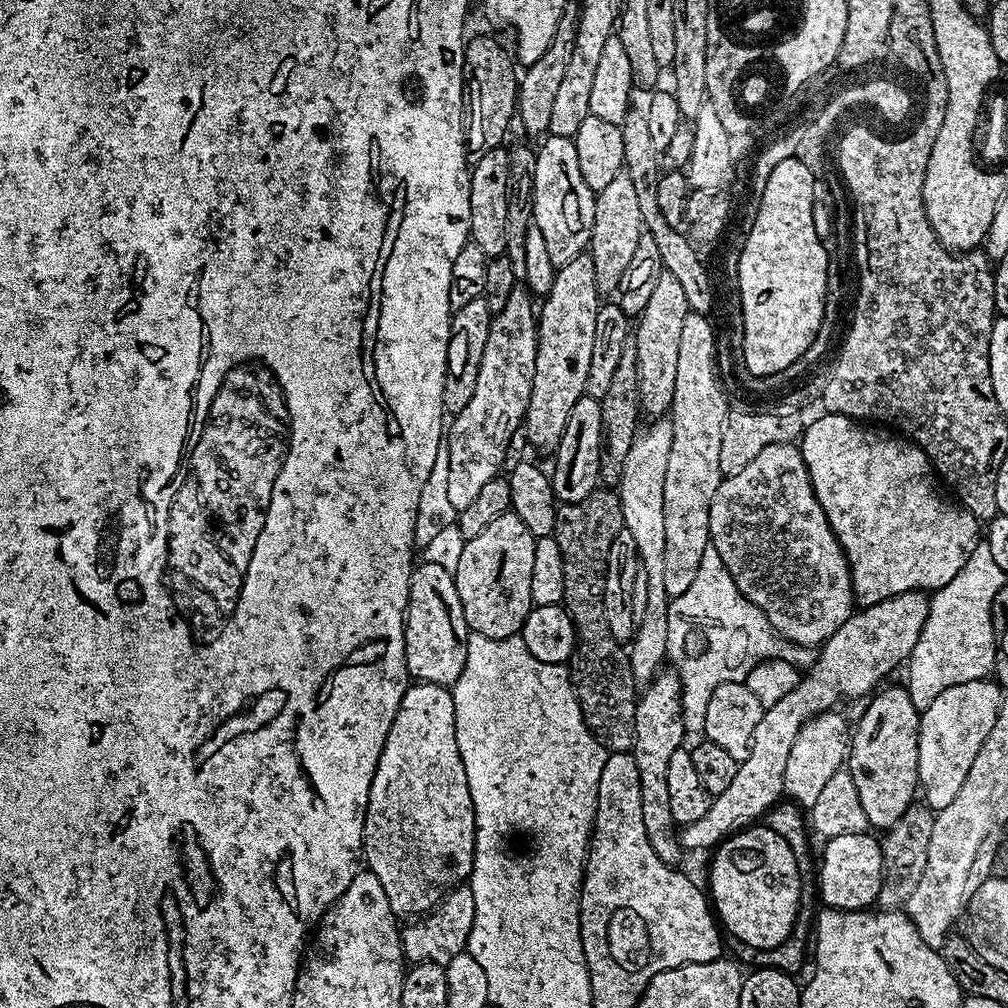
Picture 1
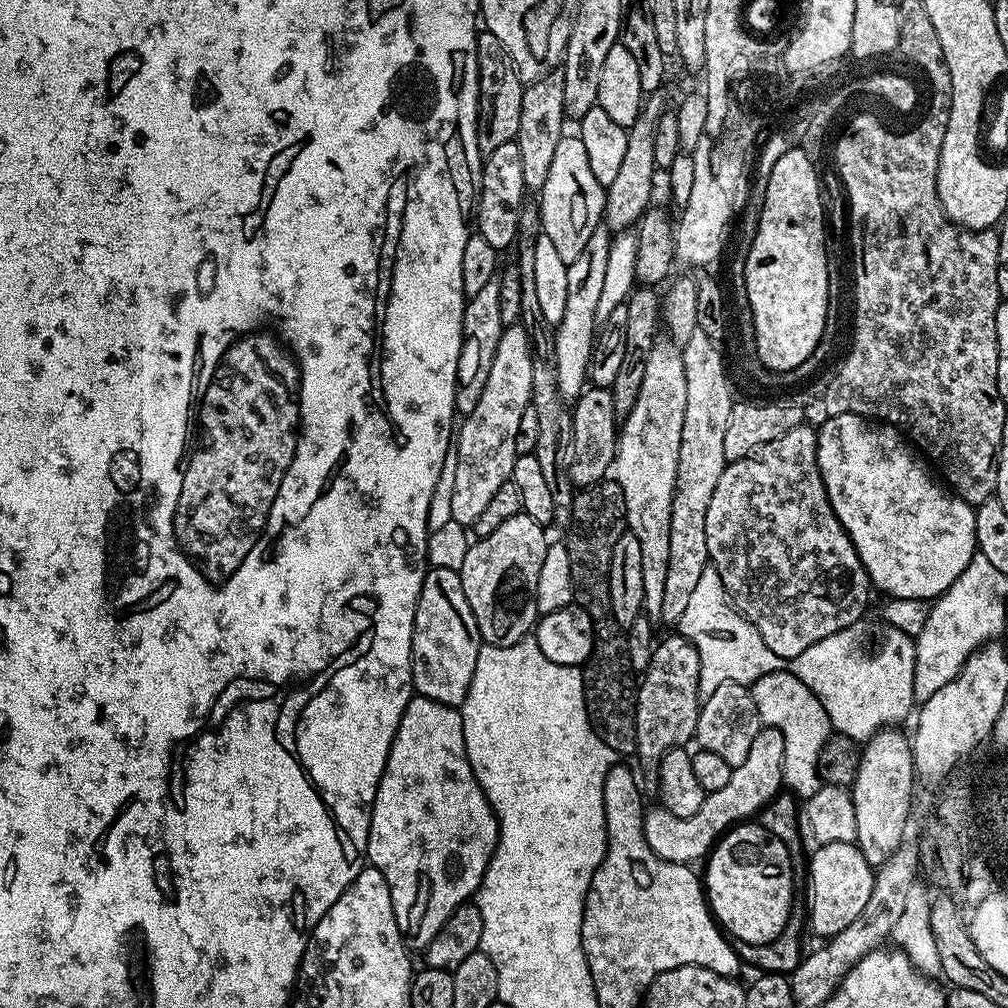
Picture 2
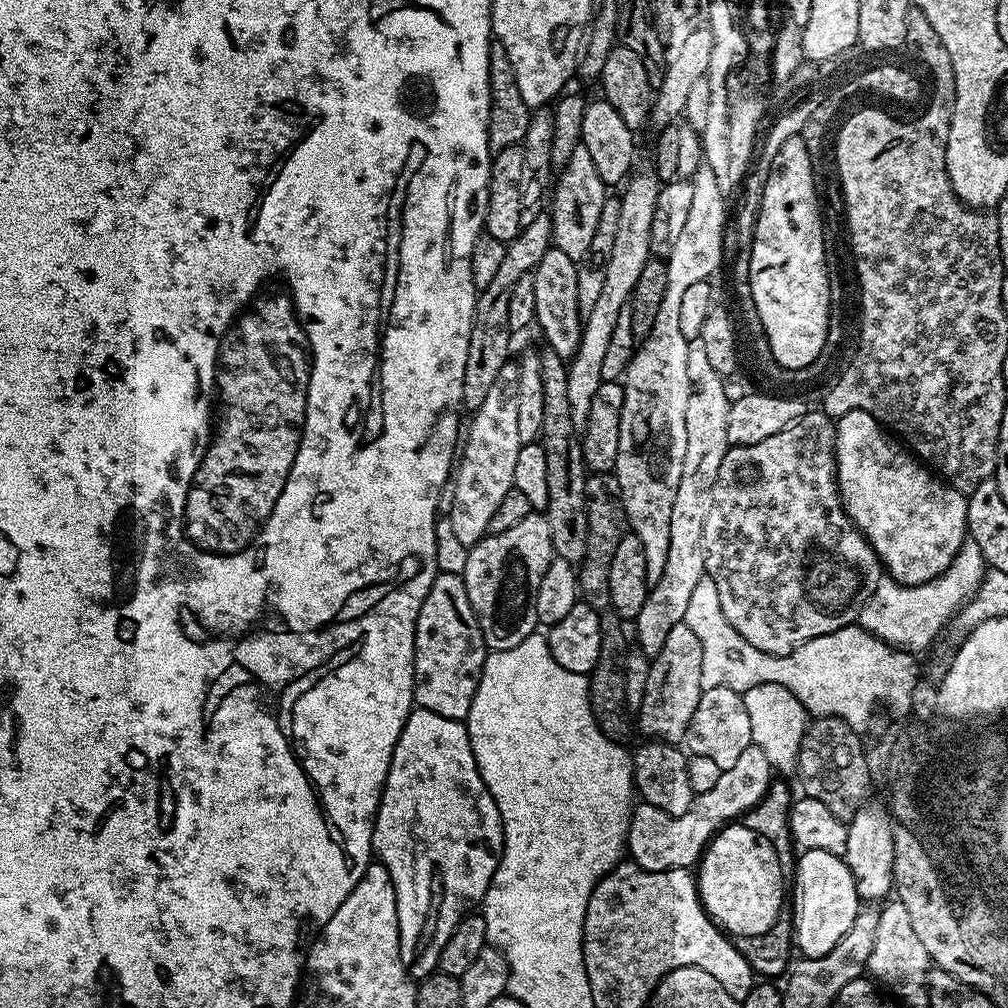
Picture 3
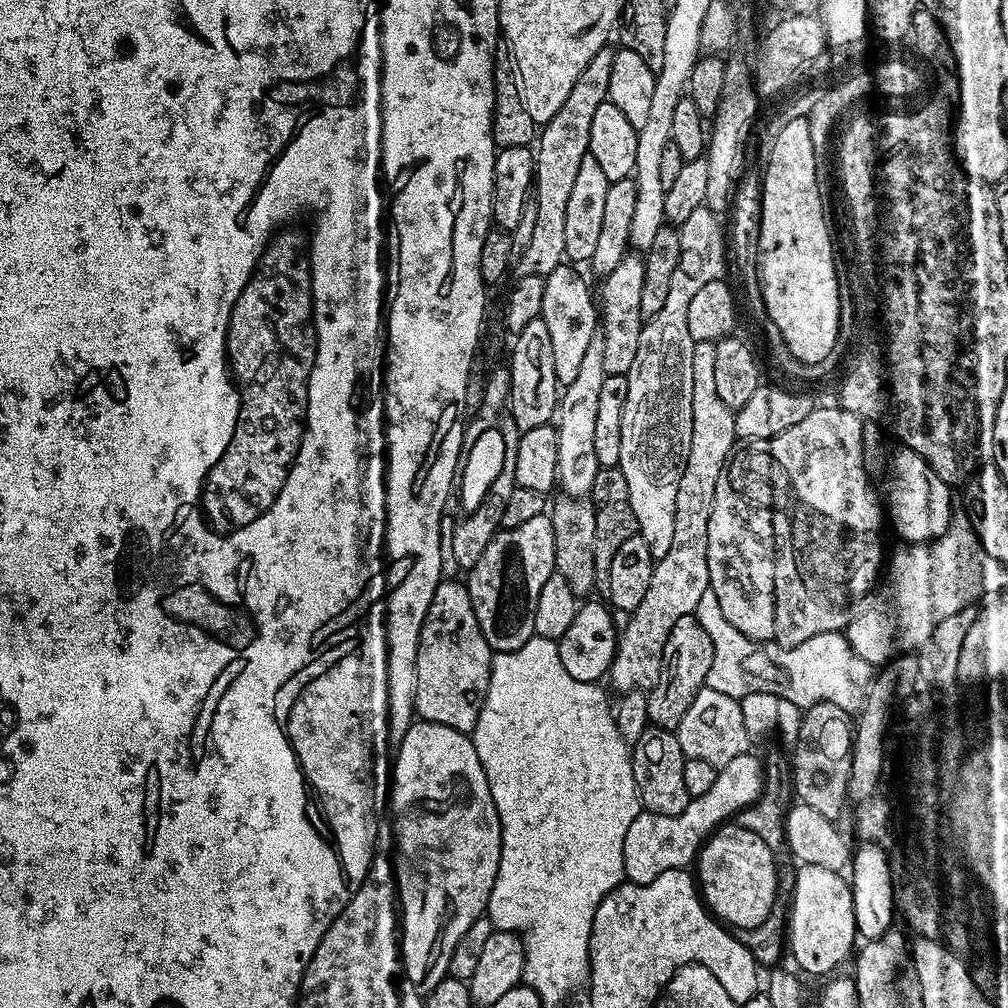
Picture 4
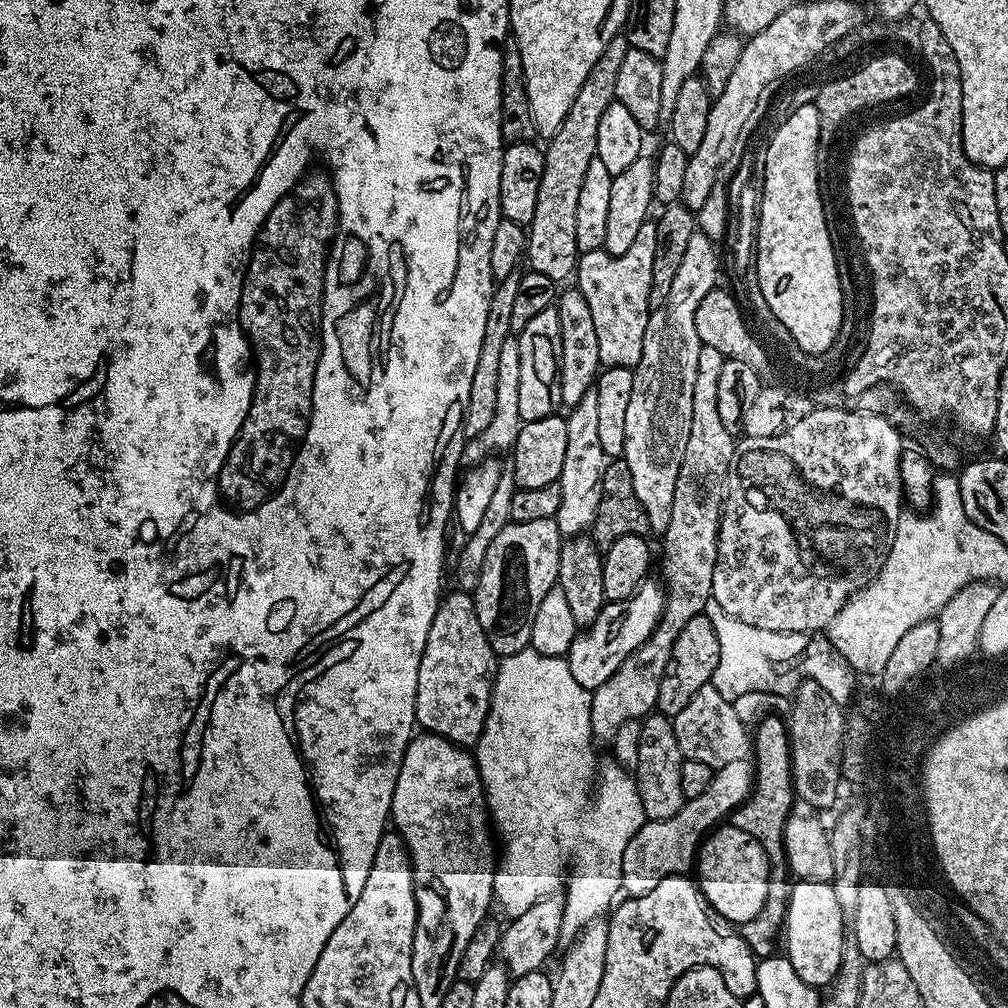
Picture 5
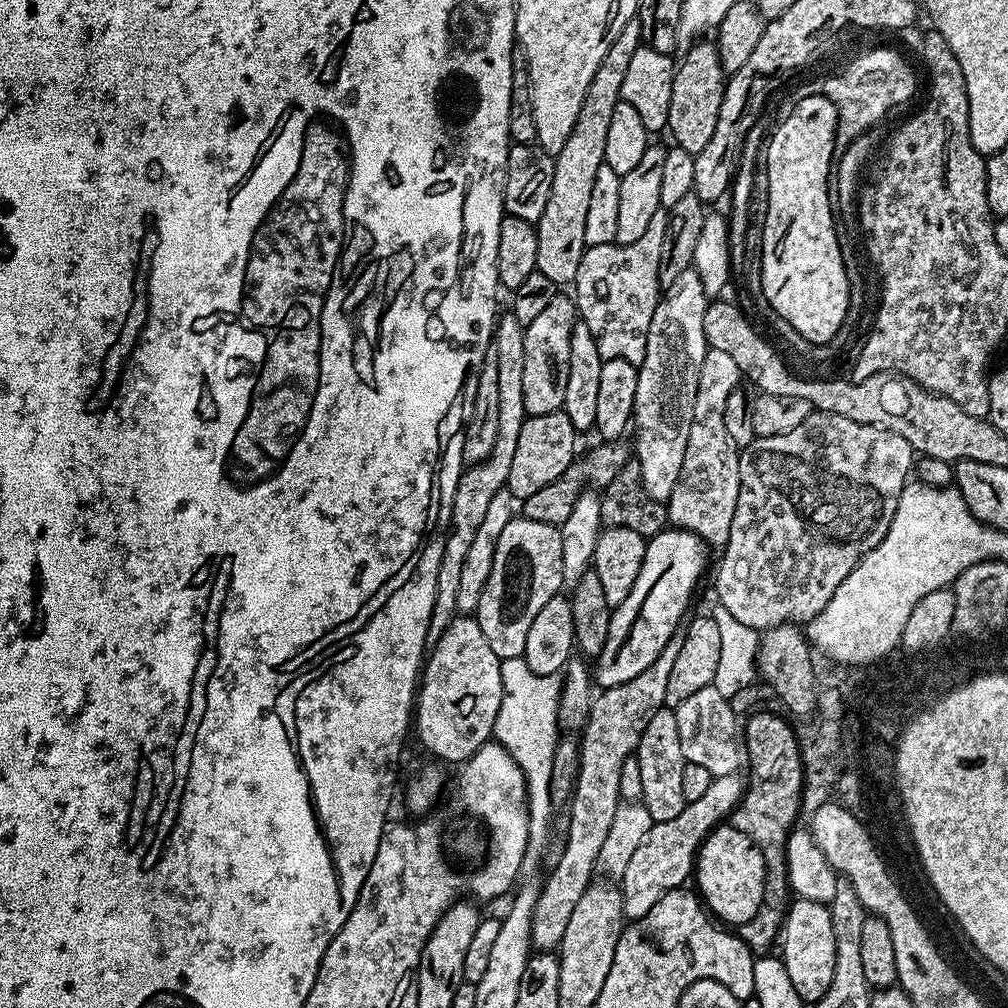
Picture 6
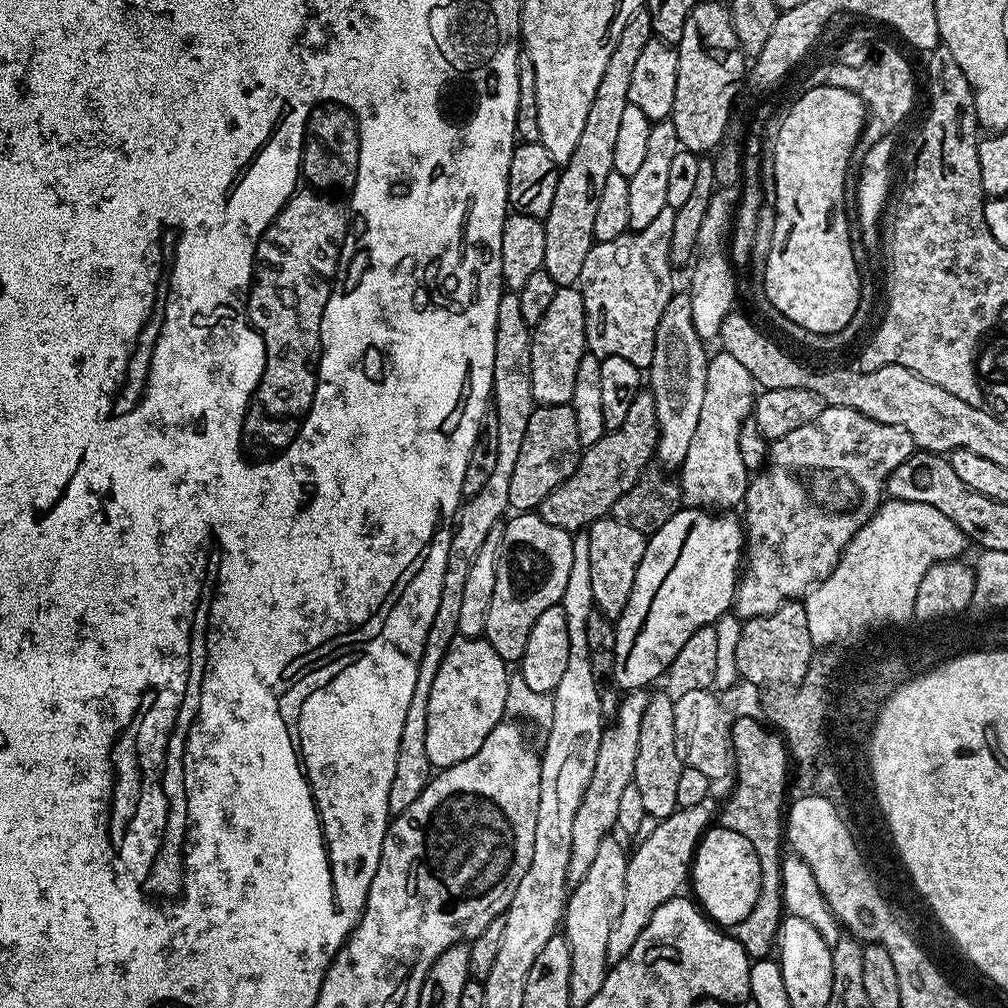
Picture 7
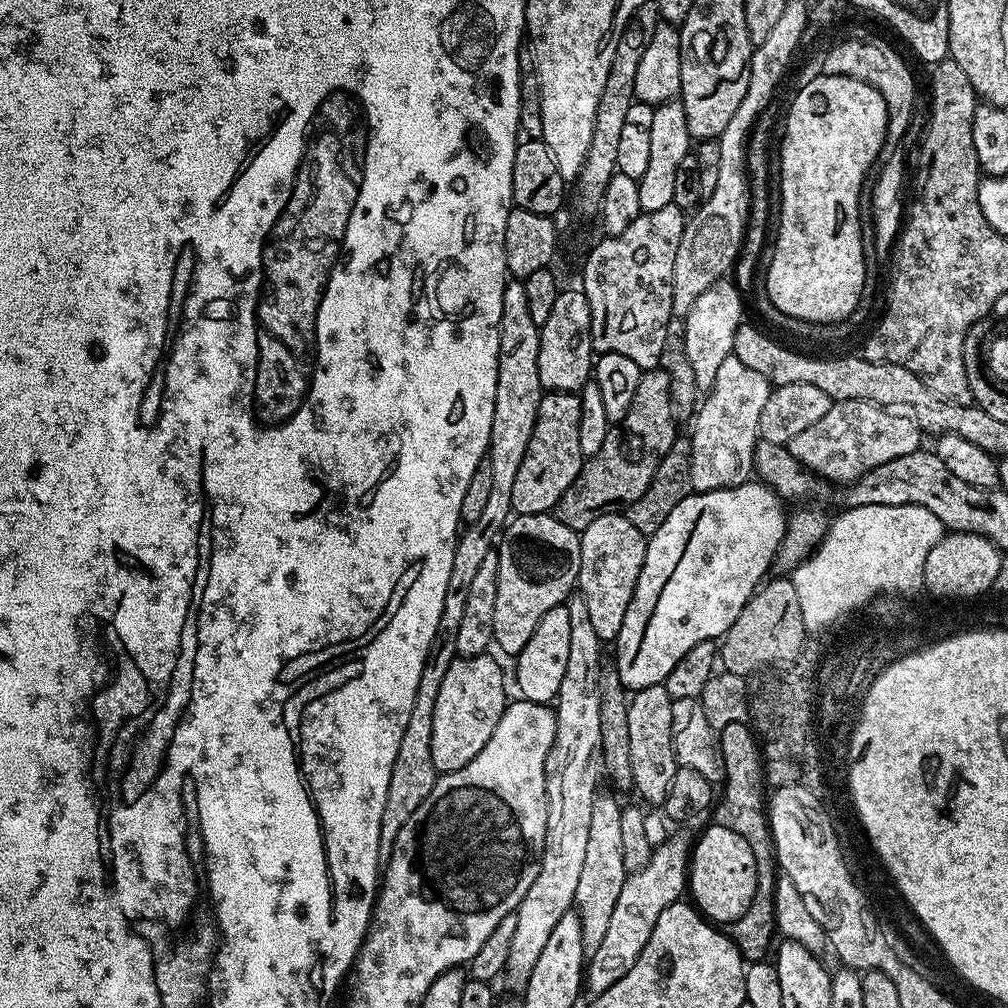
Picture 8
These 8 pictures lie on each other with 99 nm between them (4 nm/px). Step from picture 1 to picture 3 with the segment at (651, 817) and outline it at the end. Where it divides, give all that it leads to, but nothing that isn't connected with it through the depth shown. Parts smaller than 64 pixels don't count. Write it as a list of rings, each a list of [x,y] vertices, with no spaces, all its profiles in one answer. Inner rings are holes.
[[[684,623],[674,626],[674,630],[670,630],[669,636],[666,637],[662,650],[658,650],[658,654],[651,657],[645,697],[642,698],[638,711],[638,717],[640,717],[638,728],[648,735],[645,737],[651,738],[653,741],[679,745],[688,732],[690,718],[694,718],[694,709],[697,708],[698,698],[704,690],[702,686],[702,642],[698,642],[698,638],[694,635],[694,630],[690,630],[690,626],[686,626]]]

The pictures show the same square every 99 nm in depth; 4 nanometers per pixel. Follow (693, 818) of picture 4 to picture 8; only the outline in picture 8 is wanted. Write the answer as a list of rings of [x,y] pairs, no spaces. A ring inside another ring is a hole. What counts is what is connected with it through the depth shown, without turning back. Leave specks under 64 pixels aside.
[[[669,838],[664,844],[653,847],[652,856],[644,868],[625,875],[622,894],[614,902],[614,914],[610,914],[610,926],[602,938],[602,946],[590,954],[586,964],[586,988],[595,994],[610,990],[614,982],[622,979],[638,962],[642,948],[650,942],[654,926],[666,906],[677,903],[685,895],[690,880],[690,844],[684,840]]]

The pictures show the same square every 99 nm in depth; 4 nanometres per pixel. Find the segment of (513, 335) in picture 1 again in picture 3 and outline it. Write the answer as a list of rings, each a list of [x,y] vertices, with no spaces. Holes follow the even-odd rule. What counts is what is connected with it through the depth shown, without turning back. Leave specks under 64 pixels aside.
[[[509,362],[502,366],[502,371],[498,373],[498,378],[494,381],[494,386],[490,386],[486,399],[482,401],[482,406],[478,406],[471,413],[472,425],[467,425],[466,440],[468,445],[461,447],[458,452],[458,463],[454,468],[454,479],[450,487],[454,490],[454,502],[447,512],[451,521],[455,536],[459,541],[471,546],[489,535],[488,527],[490,518],[494,518],[495,511],[498,510],[502,498],[511,490],[514,482],[514,466],[518,462],[518,450],[521,442],[518,436],[518,374],[519,367],[515,363]]]

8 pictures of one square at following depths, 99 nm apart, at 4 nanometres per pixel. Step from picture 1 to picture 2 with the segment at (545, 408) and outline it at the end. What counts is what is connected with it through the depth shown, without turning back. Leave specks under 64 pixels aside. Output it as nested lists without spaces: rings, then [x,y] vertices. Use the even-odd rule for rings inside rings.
[[[601,226],[590,234],[582,254],[574,258],[566,274],[566,311],[562,322],[554,326],[555,361],[558,362],[558,390],[568,402],[575,401],[584,391],[588,379],[588,363],[592,358],[592,348],[597,338],[598,298],[602,294],[602,282],[606,275],[606,258],[610,254],[613,233]]]

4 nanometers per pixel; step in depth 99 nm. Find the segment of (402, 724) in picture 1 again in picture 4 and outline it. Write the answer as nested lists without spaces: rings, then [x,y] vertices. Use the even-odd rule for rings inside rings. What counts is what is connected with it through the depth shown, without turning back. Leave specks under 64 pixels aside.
[[[417,719],[408,725],[399,748],[394,753],[394,763],[390,769],[390,812],[392,808],[392,844],[396,847],[394,855],[394,871],[396,874],[396,891],[398,893],[398,908],[402,913],[402,923],[398,928],[400,938],[400,959],[402,975],[409,980],[412,988],[421,997],[428,996],[438,982],[448,975],[450,954],[454,954],[454,946],[474,926],[478,917],[485,915],[490,898],[490,890],[494,890],[494,878],[498,878],[498,862],[502,854],[502,830],[498,810],[494,806],[494,798],[490,794],[490,782],[486,782],[486,770],[482,770],[482,762],[478,762],[478,750],[474,750],[474,742],[467,732],[454,730],[454,726],[442,726],[442,722],[430,722]]]

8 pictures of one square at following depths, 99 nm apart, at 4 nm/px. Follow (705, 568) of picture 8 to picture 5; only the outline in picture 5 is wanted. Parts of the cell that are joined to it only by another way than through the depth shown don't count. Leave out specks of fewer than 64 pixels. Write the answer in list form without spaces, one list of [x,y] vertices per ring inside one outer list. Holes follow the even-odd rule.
[[[649,578],[642,581],[633,596],[605,603],[591,626],[577,631],[566,659],[578,686],[589,690],[602,686],[602,682],[606,682],[606,678],[610,678],[610,674],[614,674],[614,670],[618,670],[618,666],[622,666],[622,662],[626,662],[626,658],[630,658],[630,654],[634,654],[634,650],[638,650],[650,634],[654,634],[662,618],[666,595],[665,585],[656,580]]]

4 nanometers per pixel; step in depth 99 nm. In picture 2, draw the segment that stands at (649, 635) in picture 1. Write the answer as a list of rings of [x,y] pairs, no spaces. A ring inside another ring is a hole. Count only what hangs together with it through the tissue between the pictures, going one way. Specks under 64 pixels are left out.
[[[658,342],[648,351],[646,358],[646,375],[642,377],[642,386],[638,390],[638,398],[630,410],[630,414],[623,417],[622,427],[618,432],[616,441],[616,458],[614,461],[614,478],[622,486],[622,494],[626,498],[626,521],[627,531],[638,538],[638,546],[642,550],[642,590],[644,591],[644,612],[649,617],[659,617],[662,610],[662,594],[666,591],[666,566],[670,566],[670,510],[672,509],[672,499],[674,498],[674,486],[676,485],[676,475],[678,474],[678,450],[682,446],[682,418],[686,418],[686,370],[684,369],[684,357],[681,349],[671,342]]]

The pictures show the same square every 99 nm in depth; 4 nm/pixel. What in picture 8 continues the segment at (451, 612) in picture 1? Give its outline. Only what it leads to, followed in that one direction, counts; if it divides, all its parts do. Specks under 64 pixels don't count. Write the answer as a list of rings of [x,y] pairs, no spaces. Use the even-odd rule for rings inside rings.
[[[492,654],[457,656],[454,662],[450,662],[450,670],[446,670],[446,678],[438,690],[438,702],[434,702],[434,734],[430,738],[430,754],[434,754],[437,773],[462,770],[466,762],[470,762],[484,749],[509,700],[510,696],[504,693],[504,672]]]

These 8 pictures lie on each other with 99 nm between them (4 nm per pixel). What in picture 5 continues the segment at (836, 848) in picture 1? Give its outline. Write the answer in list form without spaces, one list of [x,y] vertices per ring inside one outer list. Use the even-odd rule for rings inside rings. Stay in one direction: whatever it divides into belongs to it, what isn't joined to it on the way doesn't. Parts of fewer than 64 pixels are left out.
[[[797,879],[792,884],[792,896],[788,899],[788,919],[786,921],[786,955],[794,974],[802,978],[810,987],[824,990],[840,973],[840,963],[846,939],[846,917],[834,898],[831,883],[822,880]]]

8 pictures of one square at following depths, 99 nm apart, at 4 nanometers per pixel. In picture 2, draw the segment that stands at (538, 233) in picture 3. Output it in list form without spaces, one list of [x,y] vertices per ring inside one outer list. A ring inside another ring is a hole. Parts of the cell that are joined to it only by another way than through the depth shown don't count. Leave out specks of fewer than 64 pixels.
[[[499,279],[486,282],[486,287],[478,294],[467,297],[464,305],[464,341],[458,354],[458,374],[454,386],[454,406],[461,417],[468,416],[470,410],[478,406],[478,398],[482,398],[486,377],[490,375],[490,366],[494,362],[494,350],[498,350],[498,338],[502,338],[506,327],[498,307],[499,285]]]

